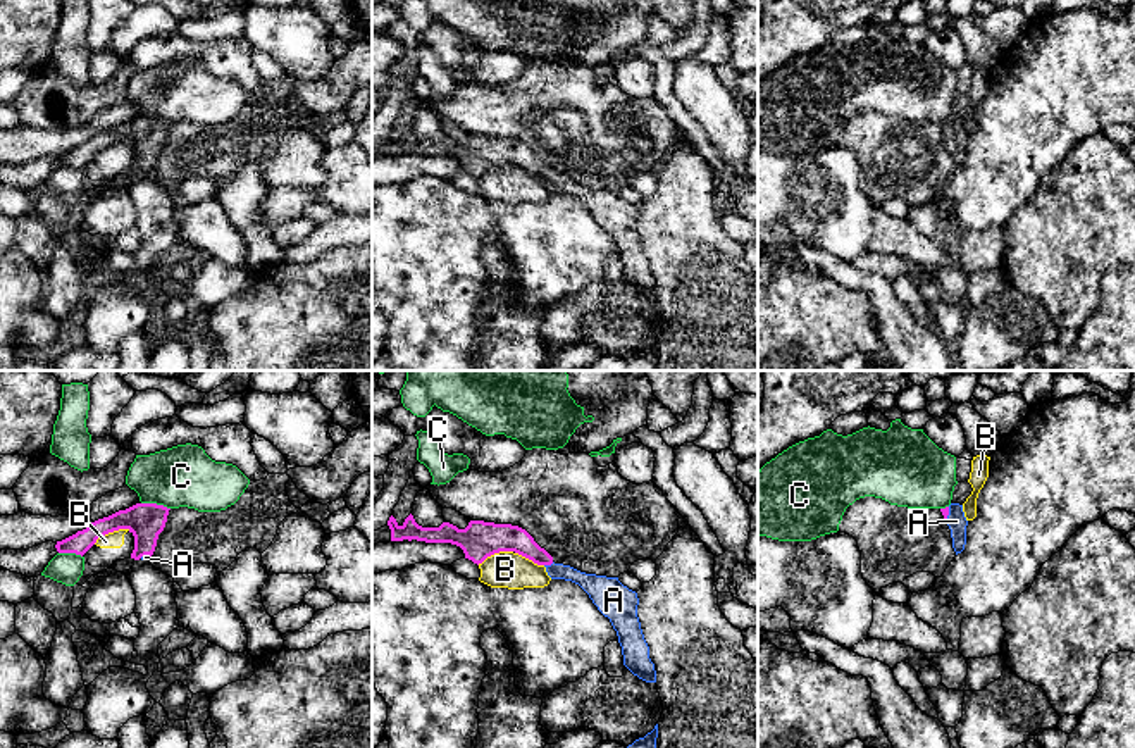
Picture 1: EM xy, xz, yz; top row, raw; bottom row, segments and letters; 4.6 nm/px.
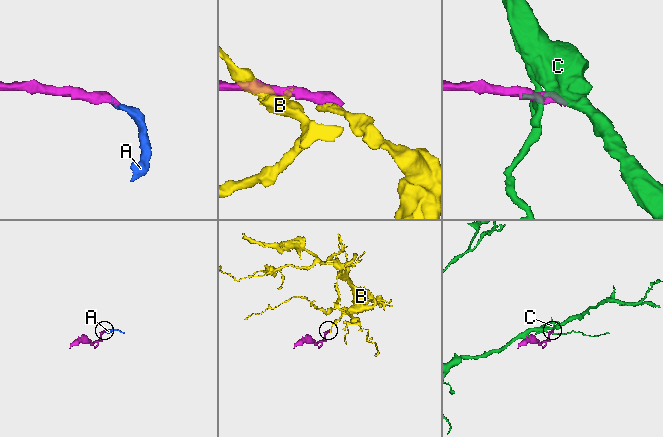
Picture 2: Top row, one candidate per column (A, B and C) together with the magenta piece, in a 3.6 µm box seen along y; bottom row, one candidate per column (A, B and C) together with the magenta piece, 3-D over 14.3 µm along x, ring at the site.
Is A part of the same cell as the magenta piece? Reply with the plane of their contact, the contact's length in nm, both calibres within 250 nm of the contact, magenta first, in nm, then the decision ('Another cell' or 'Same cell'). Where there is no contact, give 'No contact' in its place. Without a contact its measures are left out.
Touches magenta in xz. Shared border 50 nm. Thickness 130 nm (magenta) against 110 nm. Same cell

